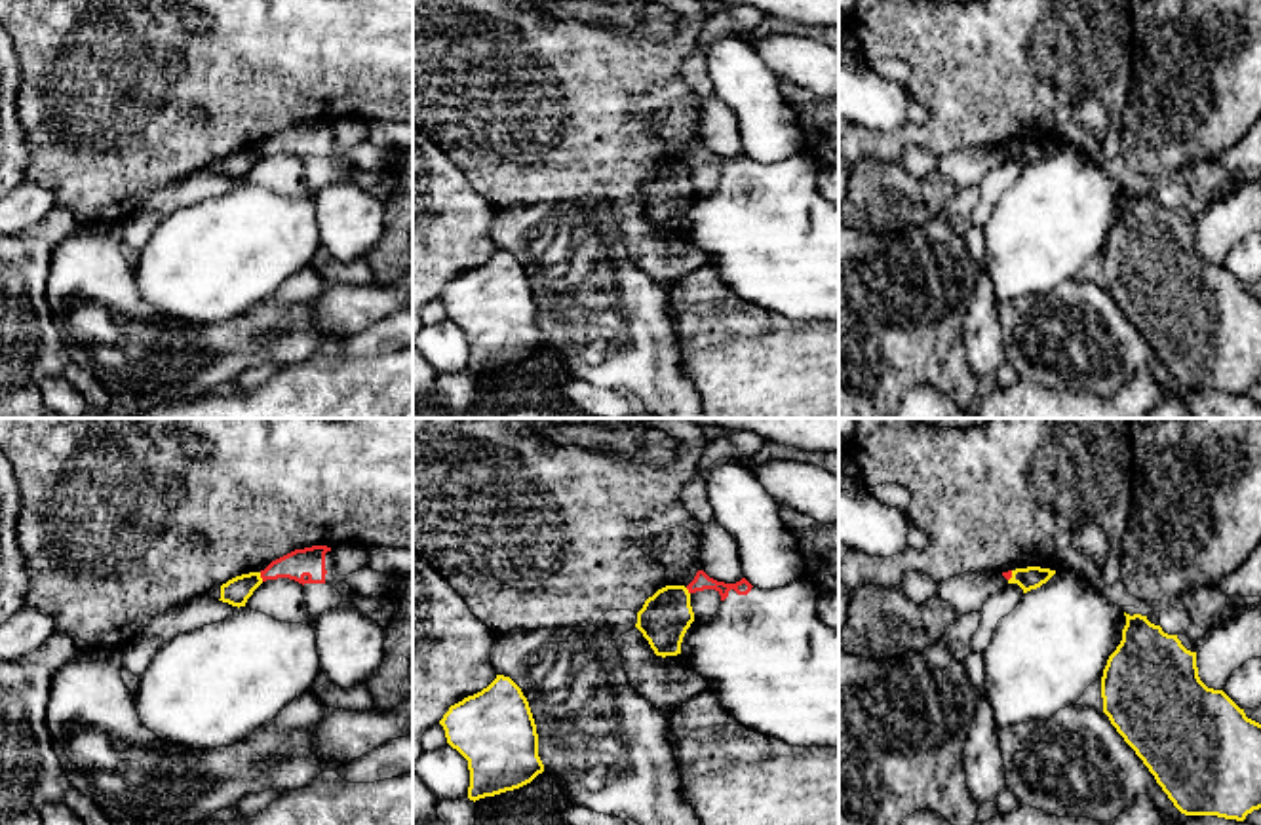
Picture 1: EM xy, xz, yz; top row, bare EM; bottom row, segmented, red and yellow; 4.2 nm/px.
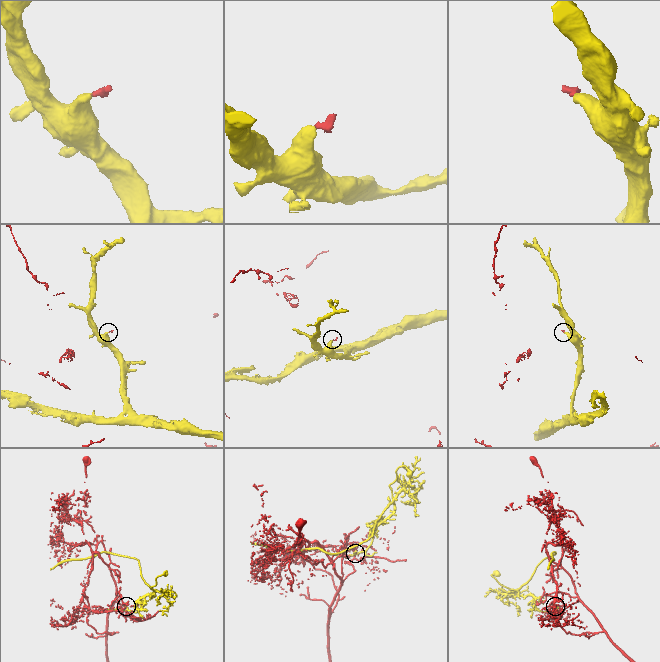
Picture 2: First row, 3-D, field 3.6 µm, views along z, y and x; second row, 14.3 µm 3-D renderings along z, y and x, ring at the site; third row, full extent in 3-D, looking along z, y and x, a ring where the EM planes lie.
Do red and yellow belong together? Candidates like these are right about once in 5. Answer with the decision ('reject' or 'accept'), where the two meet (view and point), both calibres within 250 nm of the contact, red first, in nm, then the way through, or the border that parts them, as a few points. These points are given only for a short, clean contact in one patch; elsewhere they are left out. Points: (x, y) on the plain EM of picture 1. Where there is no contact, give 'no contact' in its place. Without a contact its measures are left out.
reject; contact xy (261, 151); calibres 130 and 120 nm; border xy (259, 147), (263, 154)

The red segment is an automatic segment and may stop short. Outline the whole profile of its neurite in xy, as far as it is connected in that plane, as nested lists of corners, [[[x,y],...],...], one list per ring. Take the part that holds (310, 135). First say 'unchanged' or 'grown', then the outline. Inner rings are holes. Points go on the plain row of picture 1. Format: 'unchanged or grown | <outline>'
grown | [[[312,120],[295,124],[261,144],[262,156],[289,152],[299,158],[327,158],[337,160],[346,156],[359,171],[386,171],[390,167],[392,150],[363,143],[348,150],[339,150],[331,122]]]

